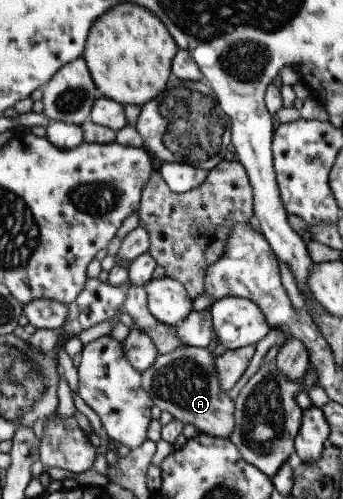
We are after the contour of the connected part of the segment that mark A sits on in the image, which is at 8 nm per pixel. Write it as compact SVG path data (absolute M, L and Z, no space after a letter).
M182 345L165 355L157 354L155 361L140 372L140 384L155 407L167 411L176 420L213 437L229 438L232 434L234 401L219 387L214 359L207 348Z

